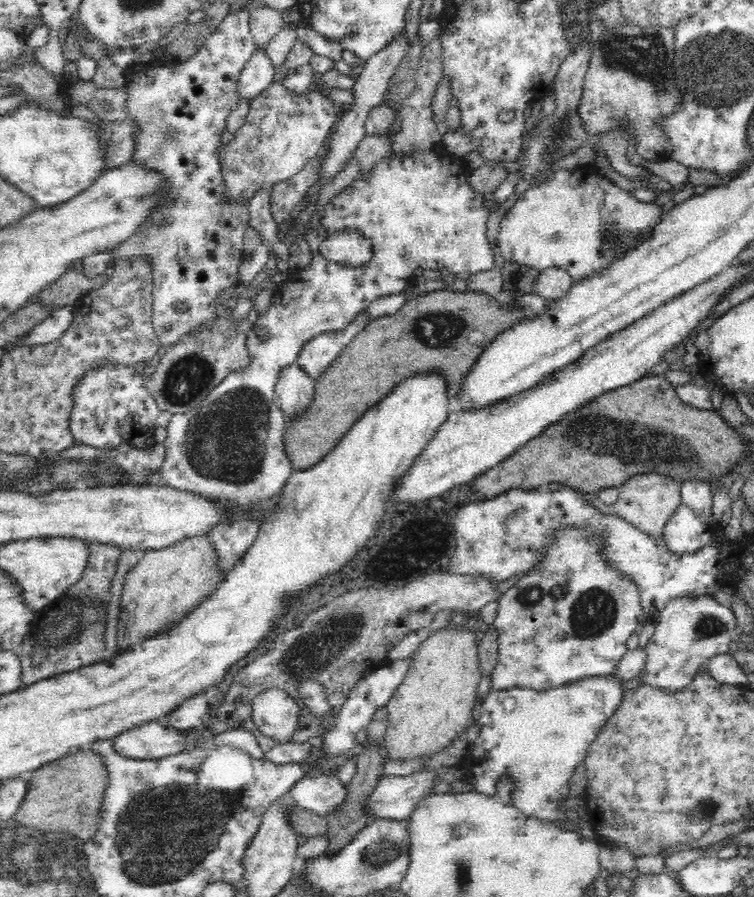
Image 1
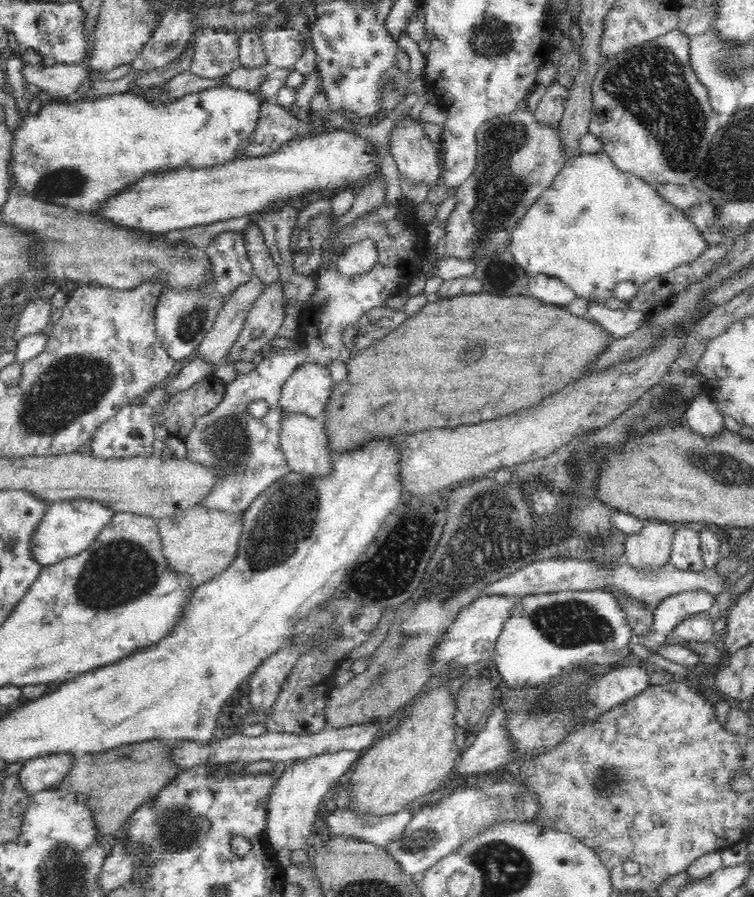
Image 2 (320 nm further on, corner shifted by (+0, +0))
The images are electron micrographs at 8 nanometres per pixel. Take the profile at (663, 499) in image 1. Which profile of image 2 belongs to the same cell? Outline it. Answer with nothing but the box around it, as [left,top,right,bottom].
[623,519,676,569]

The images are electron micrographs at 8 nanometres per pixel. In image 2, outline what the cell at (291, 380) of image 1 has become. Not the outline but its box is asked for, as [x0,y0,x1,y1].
[279,411,333,475]

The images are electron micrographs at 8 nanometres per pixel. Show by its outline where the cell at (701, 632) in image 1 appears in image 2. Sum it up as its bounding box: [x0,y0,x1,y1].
[665,611,716,646]

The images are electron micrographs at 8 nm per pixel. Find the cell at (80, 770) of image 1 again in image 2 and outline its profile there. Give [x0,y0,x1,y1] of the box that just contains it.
[53,740,178,837]

